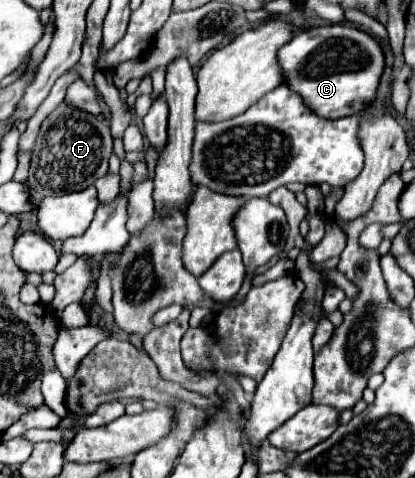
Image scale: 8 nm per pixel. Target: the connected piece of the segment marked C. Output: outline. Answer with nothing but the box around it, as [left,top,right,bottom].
[278,24,384,120]

